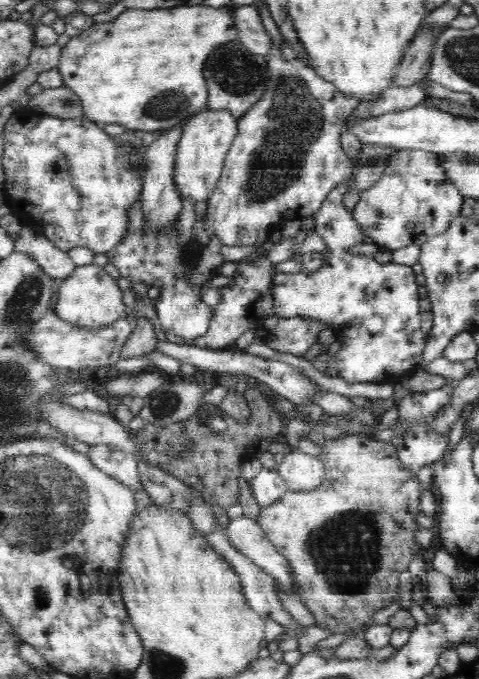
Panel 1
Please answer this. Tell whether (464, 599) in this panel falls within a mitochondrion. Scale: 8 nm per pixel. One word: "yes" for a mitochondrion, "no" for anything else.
no

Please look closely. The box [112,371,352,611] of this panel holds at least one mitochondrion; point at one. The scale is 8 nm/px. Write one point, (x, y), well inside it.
(163, 404)

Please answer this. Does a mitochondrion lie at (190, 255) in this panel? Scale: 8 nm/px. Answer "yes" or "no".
no

